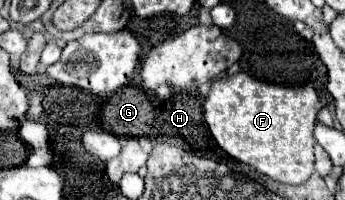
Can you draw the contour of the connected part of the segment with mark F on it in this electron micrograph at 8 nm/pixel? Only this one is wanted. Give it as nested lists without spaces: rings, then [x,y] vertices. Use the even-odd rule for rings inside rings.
[[[237,72],[233,76],[223,76],[211,84],[209,96],[205,98],[203,110],[205,110],[205,122],[209,126],[211,136],[215,138],[217,146],[225,150],[231,158],[255,168],[257,172],[269,176],[271,180],[283,182],[283,184],[303,184],[311,174],[315,166],[313,156],[313,128],[317,120],[317,102],[319,96],[315,88],[309,84],[301,86],[279,86],[261,82],[247,72]]]

